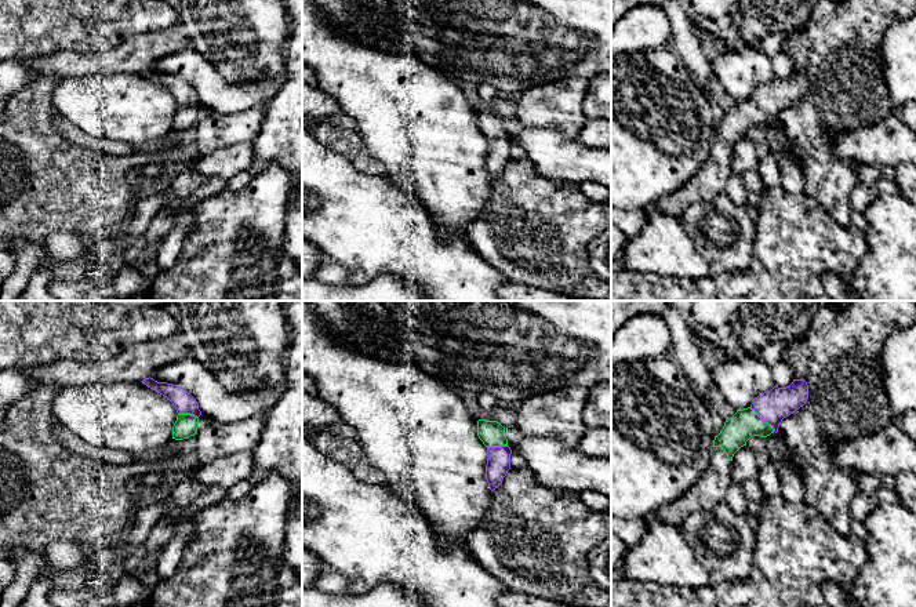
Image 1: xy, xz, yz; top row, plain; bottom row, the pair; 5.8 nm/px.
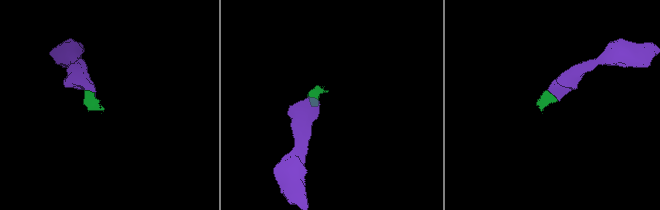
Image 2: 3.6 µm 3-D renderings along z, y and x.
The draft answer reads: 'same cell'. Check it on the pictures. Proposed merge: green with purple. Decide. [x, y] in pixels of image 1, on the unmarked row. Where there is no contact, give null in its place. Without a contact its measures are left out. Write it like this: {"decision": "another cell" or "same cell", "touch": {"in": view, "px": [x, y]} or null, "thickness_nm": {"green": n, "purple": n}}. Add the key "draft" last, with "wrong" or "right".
{"decision": "same cell", "touch": {"in": "yz", "px": [762, 111]}, "thickness_nm": {"green": 170, "purple": 190}, "draft": "right"}

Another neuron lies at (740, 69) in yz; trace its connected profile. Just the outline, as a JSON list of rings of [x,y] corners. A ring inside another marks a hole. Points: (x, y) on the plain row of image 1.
[[[730,33],[698,34],[698,39],[712,74],[735,101],[750,98],[755,88],[775,77],[773,59],[760,48],[735,43]]]

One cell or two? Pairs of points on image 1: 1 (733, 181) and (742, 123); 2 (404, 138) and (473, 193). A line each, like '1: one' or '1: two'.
1: two
2: one

